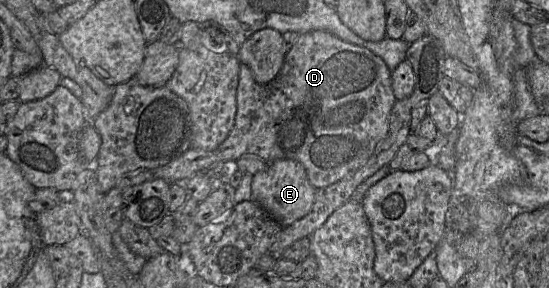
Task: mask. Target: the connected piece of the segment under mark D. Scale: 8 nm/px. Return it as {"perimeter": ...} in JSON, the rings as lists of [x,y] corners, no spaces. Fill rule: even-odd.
{"perimeter":[[[314,30],[300,34],[298,41],[289,51],[287,51],[279,74],[267,84],[258,84],[252,77],[250,69],[245,64],[241,63],[236,100],[237,112],[234,126],[228,137],[218,148],[212,151],[190,148],[177,159],[155,169],[153,171],[155,178],[164,179],[168,183],[172,184],[183,184],[193,175],[197,173],[205,173],[205,171],[217,166],[219,163],[237,161],[241,157],[256,157],[266,163],[271,163],[279,159],[292,159],[298,161],[305,168],[308,180],[314,188],[319,189],[328,187],[364,166],[374,154],[376,149],[385,141],[390,132],[392,110],[397,101],[392,89],[392,73],[382,58],[376,56],[365,47],[345,42],[337,36],[324,30]]]}

